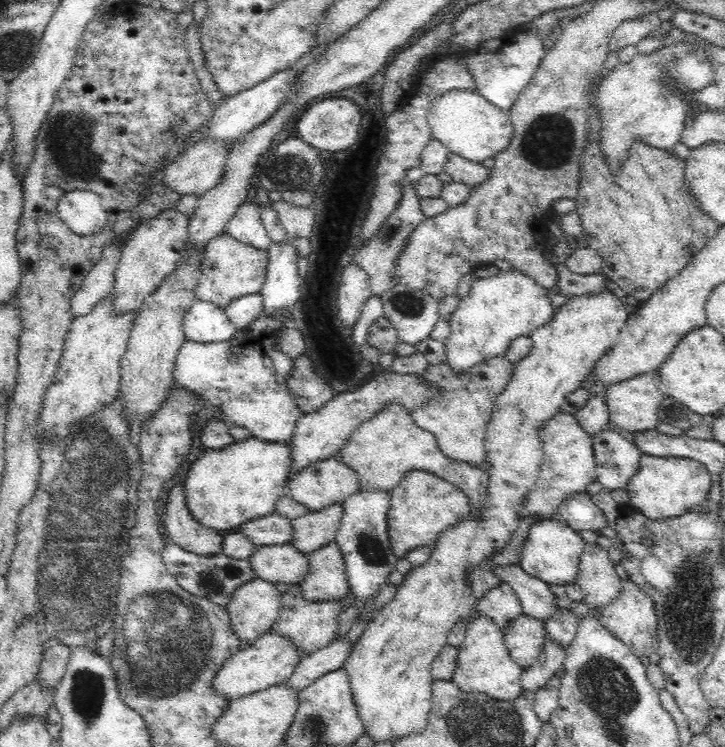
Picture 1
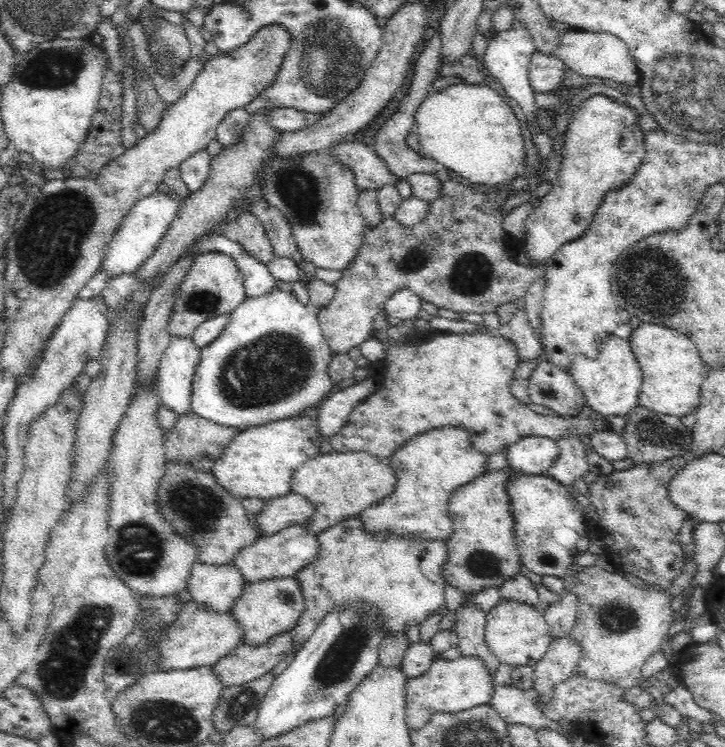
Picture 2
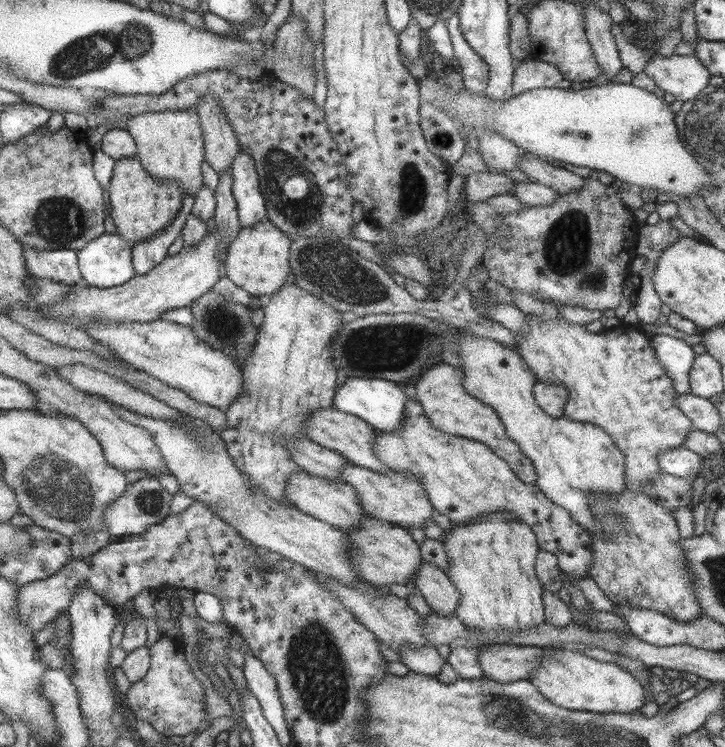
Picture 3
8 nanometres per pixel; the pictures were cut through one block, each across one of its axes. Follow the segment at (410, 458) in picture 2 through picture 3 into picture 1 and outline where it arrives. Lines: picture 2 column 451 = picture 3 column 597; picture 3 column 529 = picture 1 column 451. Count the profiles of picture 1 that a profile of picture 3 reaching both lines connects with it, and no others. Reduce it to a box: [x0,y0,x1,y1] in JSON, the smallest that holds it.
[410,357,514,473]

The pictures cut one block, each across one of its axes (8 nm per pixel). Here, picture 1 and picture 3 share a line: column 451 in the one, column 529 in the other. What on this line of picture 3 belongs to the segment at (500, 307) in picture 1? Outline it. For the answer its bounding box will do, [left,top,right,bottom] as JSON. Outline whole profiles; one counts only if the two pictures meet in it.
[513,315,692,493]

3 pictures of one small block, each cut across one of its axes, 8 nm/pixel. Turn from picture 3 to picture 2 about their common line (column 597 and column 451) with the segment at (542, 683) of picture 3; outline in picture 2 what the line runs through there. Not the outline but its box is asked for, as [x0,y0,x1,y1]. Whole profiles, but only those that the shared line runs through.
[405,657,495,731]

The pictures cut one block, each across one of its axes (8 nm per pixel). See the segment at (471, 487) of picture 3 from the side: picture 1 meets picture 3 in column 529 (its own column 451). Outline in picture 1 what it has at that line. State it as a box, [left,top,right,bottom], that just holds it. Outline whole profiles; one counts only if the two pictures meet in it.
[387,469,467,560]

